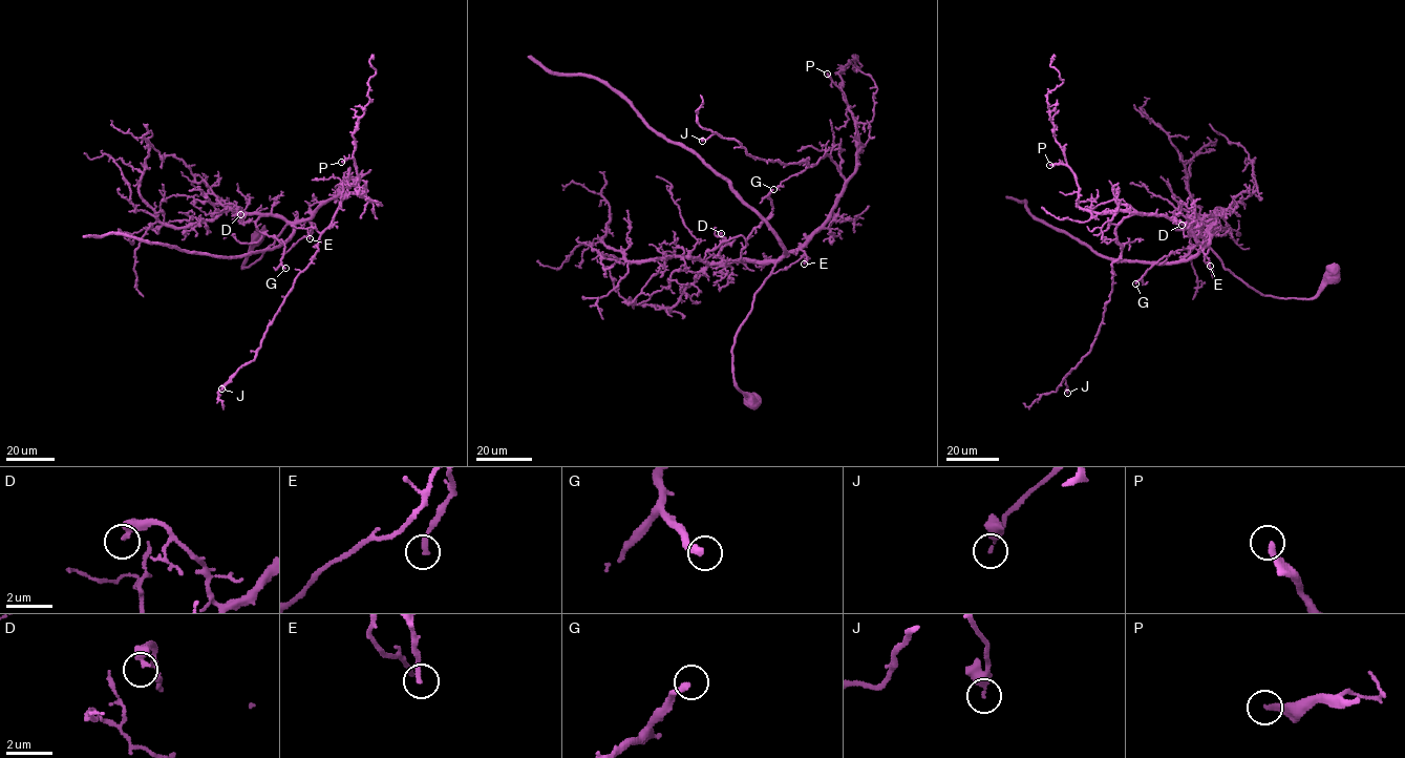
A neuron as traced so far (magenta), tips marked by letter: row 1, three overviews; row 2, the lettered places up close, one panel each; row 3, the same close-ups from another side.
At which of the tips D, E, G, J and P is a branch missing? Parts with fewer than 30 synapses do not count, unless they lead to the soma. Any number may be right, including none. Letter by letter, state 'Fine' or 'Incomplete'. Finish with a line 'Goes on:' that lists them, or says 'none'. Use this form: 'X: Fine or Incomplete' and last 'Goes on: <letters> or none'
D: Fine
E: Fine
G: Fine
J: Fine
P: Incomplete
Goes on: P

